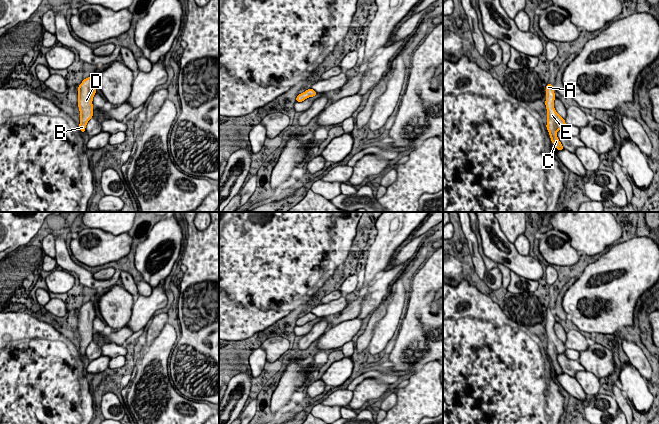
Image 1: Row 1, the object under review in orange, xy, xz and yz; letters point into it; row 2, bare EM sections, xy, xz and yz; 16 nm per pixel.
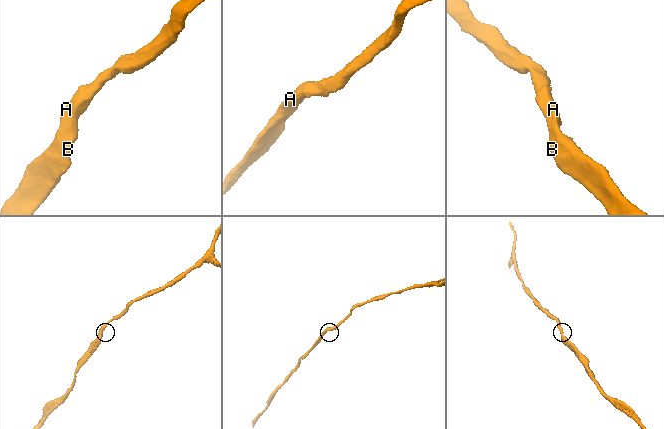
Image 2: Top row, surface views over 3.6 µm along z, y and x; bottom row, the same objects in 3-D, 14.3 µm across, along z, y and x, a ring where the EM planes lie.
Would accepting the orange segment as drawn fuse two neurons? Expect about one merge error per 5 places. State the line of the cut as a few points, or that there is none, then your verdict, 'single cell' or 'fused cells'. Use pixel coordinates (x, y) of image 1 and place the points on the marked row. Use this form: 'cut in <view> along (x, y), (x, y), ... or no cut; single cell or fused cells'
no cut; single cell

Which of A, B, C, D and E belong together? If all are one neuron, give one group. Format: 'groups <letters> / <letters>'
groups A B C D E

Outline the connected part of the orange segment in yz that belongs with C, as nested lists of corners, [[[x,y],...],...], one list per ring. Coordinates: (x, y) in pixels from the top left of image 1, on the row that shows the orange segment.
[[[552,84],[546,86],[546,109],[547,109],[547,125],[546,128],[549,132],[552,143],[555,145],[557,150],[563,150],[563,146],[557,137],[558,130],[564,130],[566,122],[555,110],[554,100],[555,93]]]

